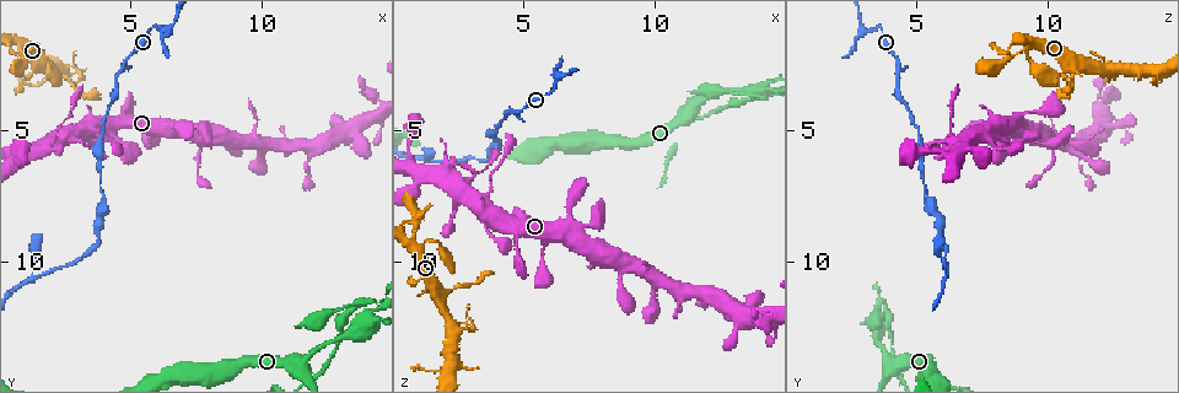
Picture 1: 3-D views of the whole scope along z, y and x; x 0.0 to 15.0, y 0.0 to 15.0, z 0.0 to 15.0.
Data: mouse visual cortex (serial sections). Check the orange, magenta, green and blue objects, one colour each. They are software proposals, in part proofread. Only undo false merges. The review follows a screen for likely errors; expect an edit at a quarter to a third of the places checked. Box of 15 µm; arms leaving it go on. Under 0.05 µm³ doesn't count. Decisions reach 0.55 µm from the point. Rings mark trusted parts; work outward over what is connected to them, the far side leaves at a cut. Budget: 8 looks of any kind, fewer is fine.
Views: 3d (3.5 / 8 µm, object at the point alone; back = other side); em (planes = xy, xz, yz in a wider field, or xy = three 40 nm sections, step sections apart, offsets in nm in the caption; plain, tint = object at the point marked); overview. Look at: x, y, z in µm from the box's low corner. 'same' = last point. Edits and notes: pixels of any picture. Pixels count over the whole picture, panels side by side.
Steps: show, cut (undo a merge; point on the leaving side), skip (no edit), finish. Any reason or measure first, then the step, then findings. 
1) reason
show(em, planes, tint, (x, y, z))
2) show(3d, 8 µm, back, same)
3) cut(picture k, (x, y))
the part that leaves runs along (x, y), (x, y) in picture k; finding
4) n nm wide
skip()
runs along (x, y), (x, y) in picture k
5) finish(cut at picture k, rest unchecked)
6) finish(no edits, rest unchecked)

sharp bend
show(3d, 8 µm, (2.0, 2.8, 14.2))

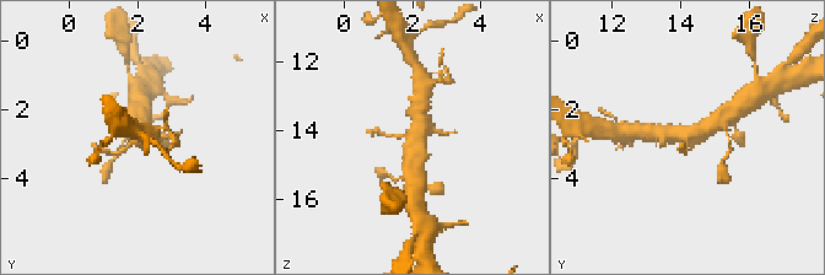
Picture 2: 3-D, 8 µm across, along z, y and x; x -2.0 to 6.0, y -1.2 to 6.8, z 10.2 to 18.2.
show(3d, 3.5 µm, (2.0, 2.8, 14.1))

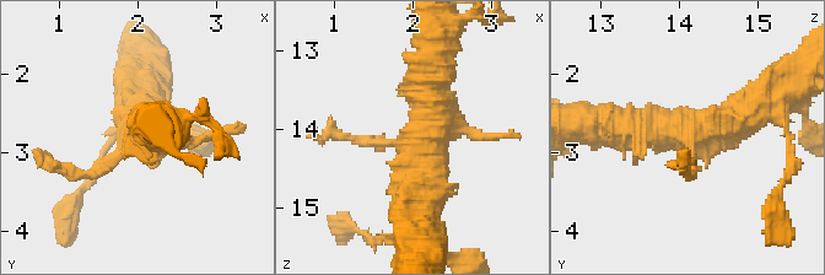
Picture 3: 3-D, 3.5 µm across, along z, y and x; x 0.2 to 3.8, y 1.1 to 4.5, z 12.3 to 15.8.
show(em, xy, step 1, tint, (2.05, 2.75, 14.15))

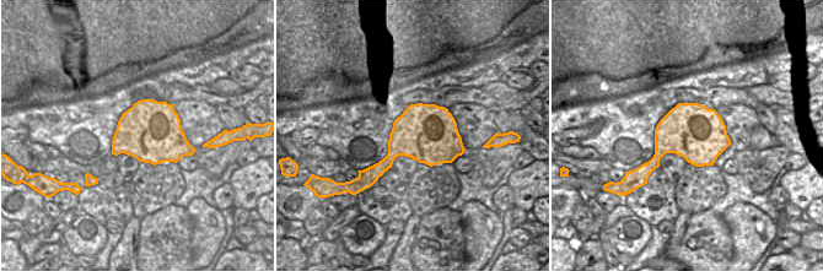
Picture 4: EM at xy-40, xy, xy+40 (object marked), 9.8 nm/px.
skip()
runs along (433, 65), (408, 206) in picture 3; continuous, no second cell

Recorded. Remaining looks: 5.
two arms in line, one across
show(3d, 3.5 µm, (2.1, 5.5, 6.6))

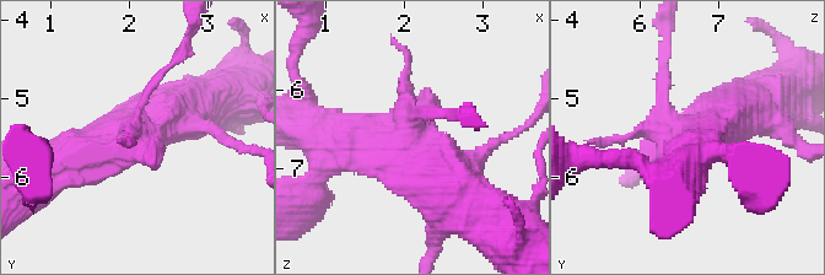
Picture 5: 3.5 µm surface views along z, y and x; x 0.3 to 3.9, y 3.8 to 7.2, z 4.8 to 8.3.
show(em, xy, step 3, tint, (2.10, 5.45, 6.55))

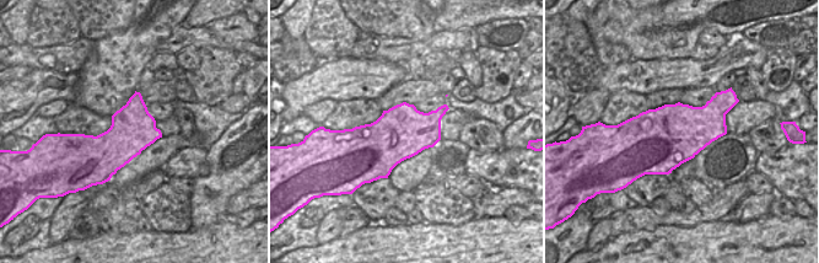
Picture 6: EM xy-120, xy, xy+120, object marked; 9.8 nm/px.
cut(picture 5, (443, 112))
the part that leaves runs along (419, 111), (457, 113), (475, 123) in picture 5; two cells meet here

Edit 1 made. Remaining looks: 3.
see it whole again
show(overview)

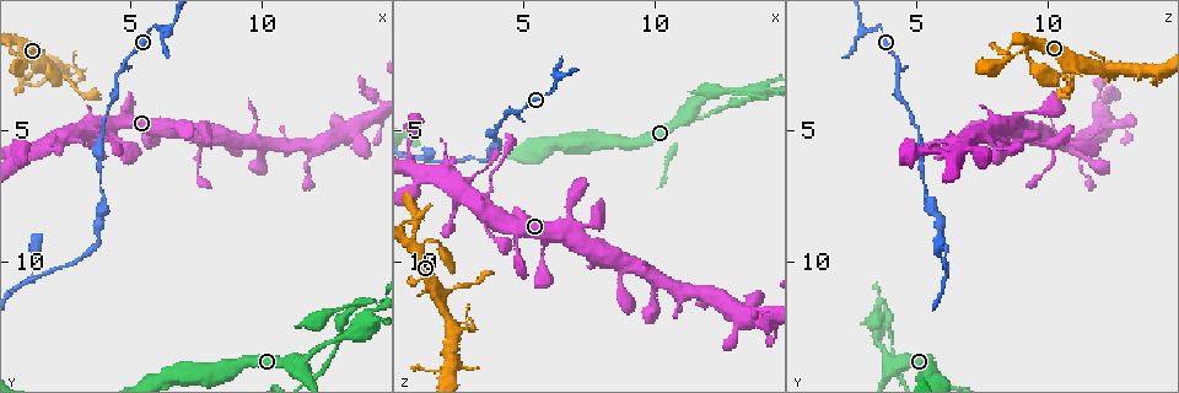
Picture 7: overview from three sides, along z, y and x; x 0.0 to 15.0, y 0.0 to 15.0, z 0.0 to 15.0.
three arms meet
show(3d, 3.5 µm, (1.3, 10.6, 6.0))

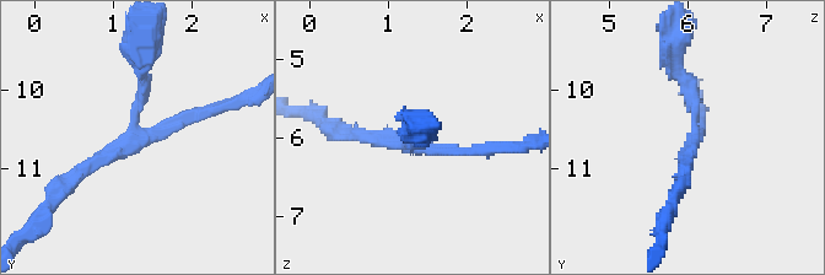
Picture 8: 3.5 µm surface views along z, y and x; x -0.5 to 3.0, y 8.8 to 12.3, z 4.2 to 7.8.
3 arms; arms of 150, 150, 200 nm; shape alone is not enough
show(em, xy, step 3, tint, (1.25, 10.60, 6.10))

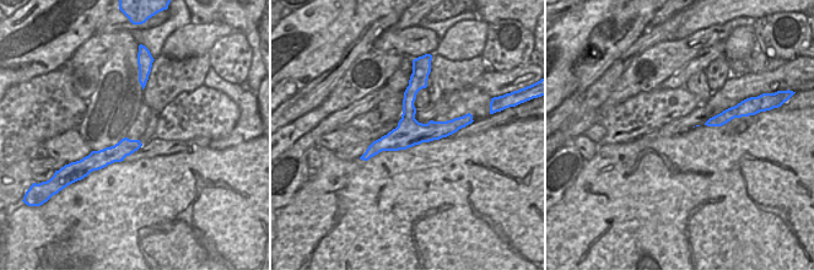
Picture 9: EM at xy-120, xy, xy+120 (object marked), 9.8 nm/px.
skip()
one cell here

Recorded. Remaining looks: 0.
finish(cut at picture 5, rest unchecked)

